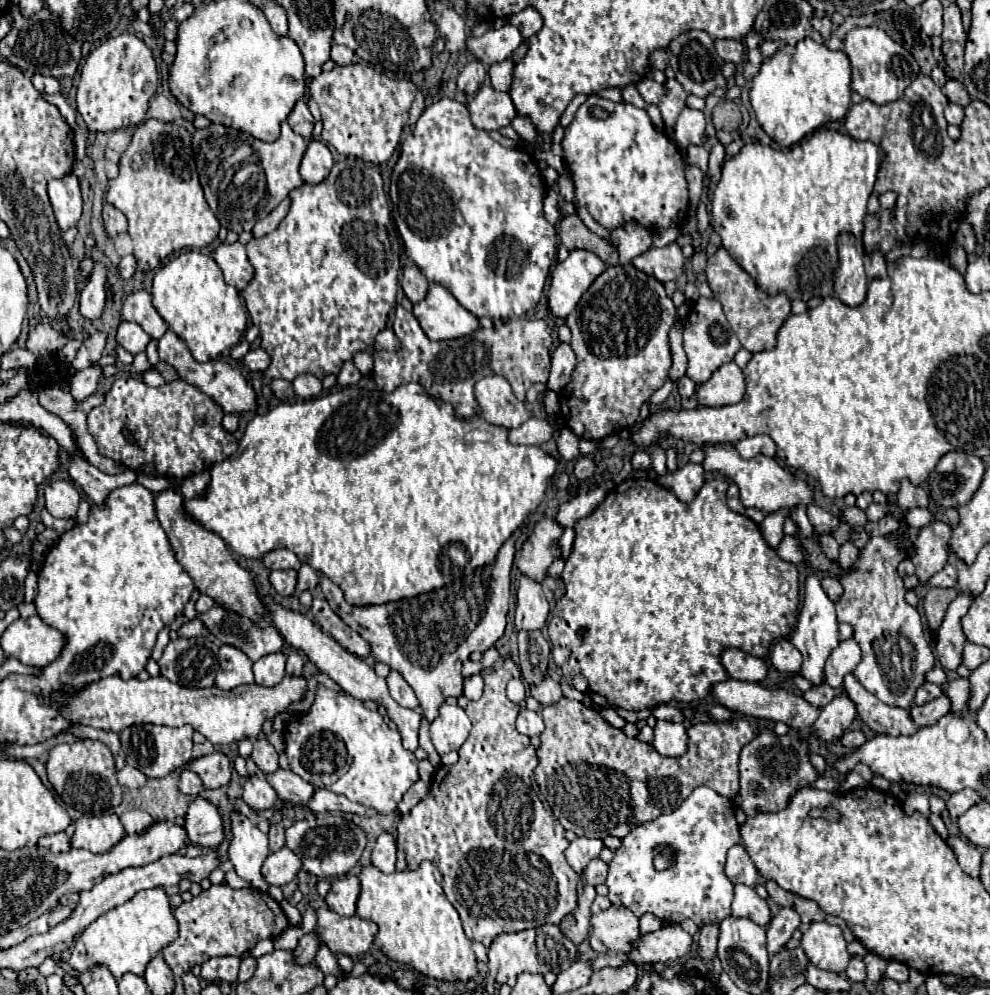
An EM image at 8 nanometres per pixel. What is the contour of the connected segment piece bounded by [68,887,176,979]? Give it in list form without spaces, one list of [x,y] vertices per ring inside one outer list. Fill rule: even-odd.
[[[154,887],[138,891],[124,905],[118,905],[92,921],[78,937],[68,965],[76,971],[86,971],[88,967],[100,963],[106,965],[116,979],[124,973],[142,975],[148,961],[156,957],[172,939],[176,939],[176,921],[172,919],[168,895],[162,887]]]

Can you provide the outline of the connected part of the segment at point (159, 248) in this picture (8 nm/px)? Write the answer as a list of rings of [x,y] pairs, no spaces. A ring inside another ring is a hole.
[[[156,119],[144,121],[136,127],[130,147],[120,157],[120,171],[114,179],[108,181],[106,203],[114,205],[128,219],[128,235],[134,243],[134,257],[138,271],[154,271],[160,267],[162,259],[166,259],[174,251],[182,249],[202,249],[210,245],[220,229],[218,219],[210,211],[202,185],[198,181],[194,153],[192,153],[192,135],[186,127],[176,123],[162,123]]]

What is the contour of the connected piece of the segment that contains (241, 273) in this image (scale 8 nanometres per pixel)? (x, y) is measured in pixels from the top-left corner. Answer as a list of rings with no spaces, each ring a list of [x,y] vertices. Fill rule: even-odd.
[[[220,243],[214,253],[214,261],[224,271],[224,279],[228,285],[234,285],[242,291],[254,275],[254,267],[246,257],[246,247],[242,243]]]

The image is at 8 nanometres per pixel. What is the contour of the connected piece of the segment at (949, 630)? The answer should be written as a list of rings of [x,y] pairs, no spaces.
[[[958,595],[942,621],[940,631],[936,633],[936,657],[944,671],[956,671],[956,667],[962,663],[962,649],[966,643],[966,637],[960,627],[962,615],[968,611],[972,603],[972,595]]]

